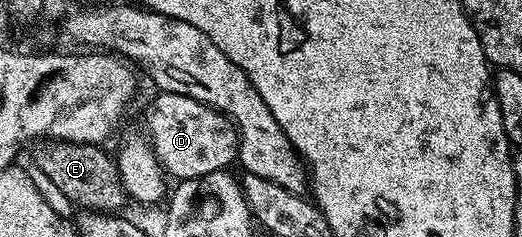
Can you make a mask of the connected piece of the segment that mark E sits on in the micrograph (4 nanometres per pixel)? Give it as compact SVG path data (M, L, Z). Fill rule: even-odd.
M43 141L35 151L38 174L48 179L65 198L76 203L79 209L119 213L129 203L127 190L119 176L119 165L103 152L102 146L93 143L64 143L62 141Z

